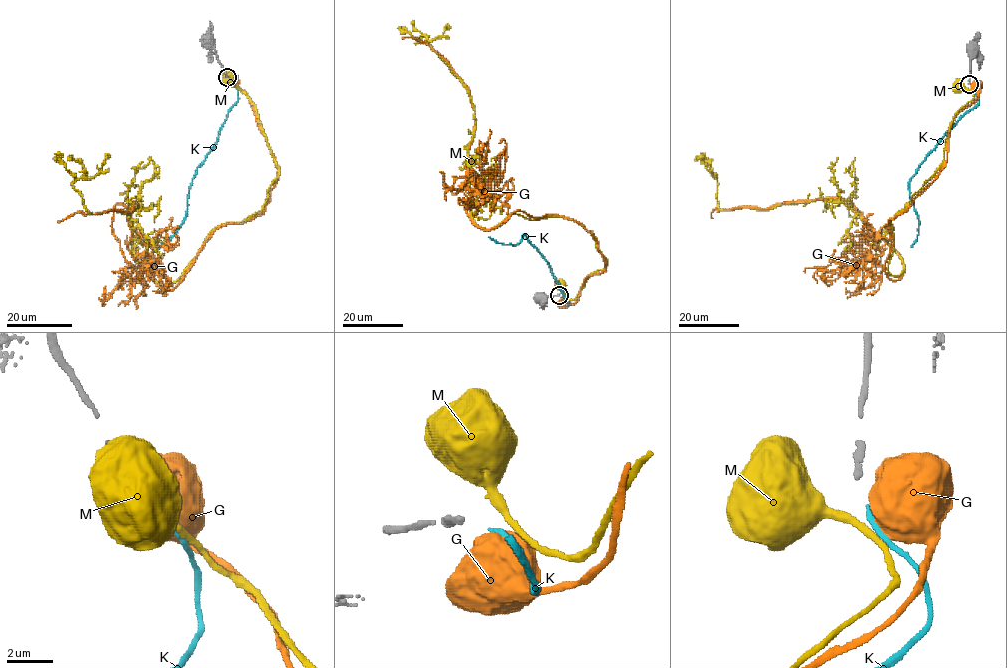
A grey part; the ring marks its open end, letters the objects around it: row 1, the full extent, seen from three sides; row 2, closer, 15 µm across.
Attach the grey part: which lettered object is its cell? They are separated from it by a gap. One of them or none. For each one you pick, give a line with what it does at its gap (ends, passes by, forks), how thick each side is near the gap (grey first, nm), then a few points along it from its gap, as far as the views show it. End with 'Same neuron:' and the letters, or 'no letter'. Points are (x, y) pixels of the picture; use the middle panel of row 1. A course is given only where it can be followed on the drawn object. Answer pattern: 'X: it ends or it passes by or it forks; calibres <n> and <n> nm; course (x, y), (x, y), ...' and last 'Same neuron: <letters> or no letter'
K: it ends; calibres 240 and 180 nm; course (562, 297), (568, 304), (549, 263), (525, 235), (513, 244), (496, 242), (488, 236)
Same neuron: K

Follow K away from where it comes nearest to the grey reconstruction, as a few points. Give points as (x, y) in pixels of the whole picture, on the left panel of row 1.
K: (231, 81), (238, 100), (228, 112), (217, 142), (197, 168), (182, 223), (150, 254)

